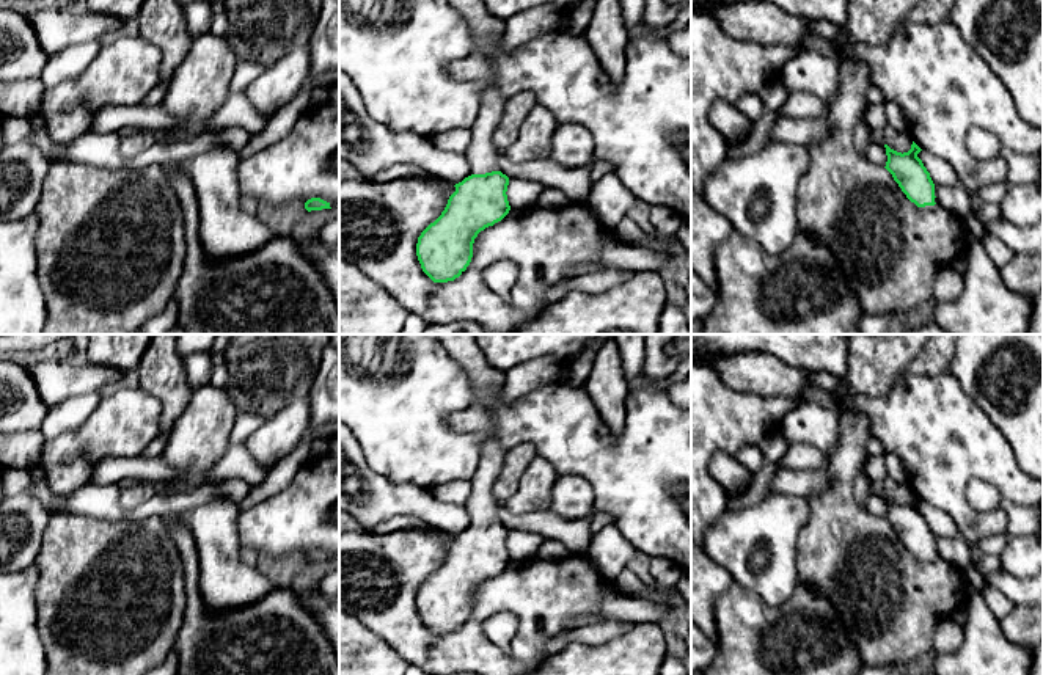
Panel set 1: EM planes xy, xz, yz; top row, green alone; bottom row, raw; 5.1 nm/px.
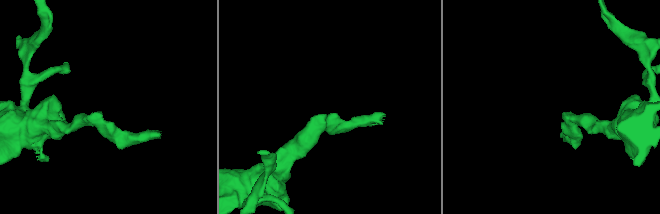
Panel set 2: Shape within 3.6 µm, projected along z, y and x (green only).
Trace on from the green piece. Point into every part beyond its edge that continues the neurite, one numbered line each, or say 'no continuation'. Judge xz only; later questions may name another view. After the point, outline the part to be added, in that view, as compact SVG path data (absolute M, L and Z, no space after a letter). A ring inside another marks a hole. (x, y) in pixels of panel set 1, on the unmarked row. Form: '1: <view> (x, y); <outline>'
1: xz (483, 509); M496 435L485 440L479 466L471 477L473 490L465 504L473 526L496 523L500 504L493 498L493 485L503 471L506 454L507 451Z

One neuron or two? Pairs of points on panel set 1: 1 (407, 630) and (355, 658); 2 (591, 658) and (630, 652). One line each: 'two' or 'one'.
1: two
2: one

